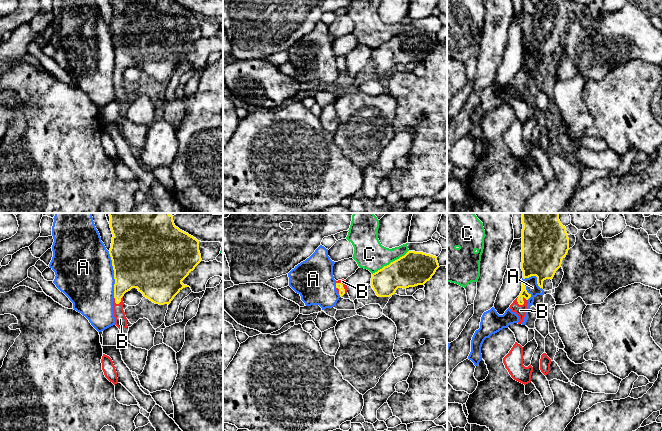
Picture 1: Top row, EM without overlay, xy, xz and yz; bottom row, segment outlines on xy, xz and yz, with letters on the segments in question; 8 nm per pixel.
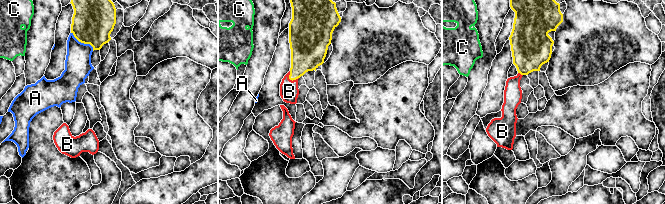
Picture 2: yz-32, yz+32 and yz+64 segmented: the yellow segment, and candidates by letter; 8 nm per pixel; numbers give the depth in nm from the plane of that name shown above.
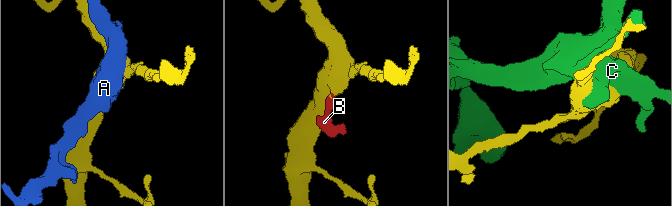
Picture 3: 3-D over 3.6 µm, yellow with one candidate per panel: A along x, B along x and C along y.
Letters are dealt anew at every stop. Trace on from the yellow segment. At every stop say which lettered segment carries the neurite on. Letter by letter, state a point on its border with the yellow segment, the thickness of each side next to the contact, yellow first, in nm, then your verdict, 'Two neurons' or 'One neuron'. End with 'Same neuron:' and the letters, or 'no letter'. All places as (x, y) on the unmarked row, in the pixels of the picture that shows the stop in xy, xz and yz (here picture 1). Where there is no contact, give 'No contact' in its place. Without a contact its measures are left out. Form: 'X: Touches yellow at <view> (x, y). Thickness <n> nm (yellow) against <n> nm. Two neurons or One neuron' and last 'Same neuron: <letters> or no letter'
A: Touches yellow at xy (114, 50). Thickness 480 nm (yellow) against 460 nm. Two neurons
B: Touches yellow at yz (523, 79). Thickness 60 nm (yellow) against 90 nm. One neuron
C: Touches yellow at xz (391, 38). Thickness 280 nm (yellow) against 240 nm. Two neurons
Same neuron: B

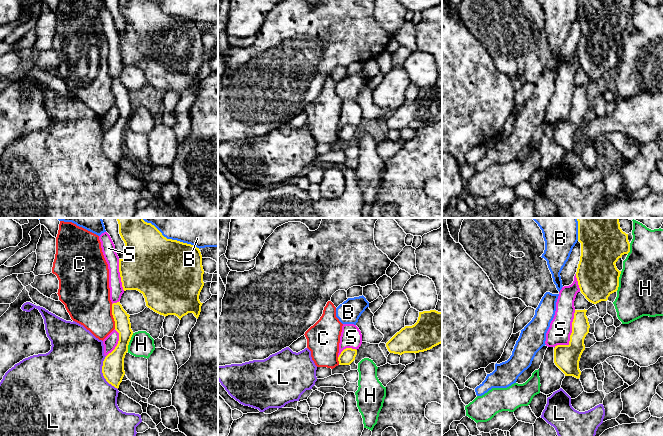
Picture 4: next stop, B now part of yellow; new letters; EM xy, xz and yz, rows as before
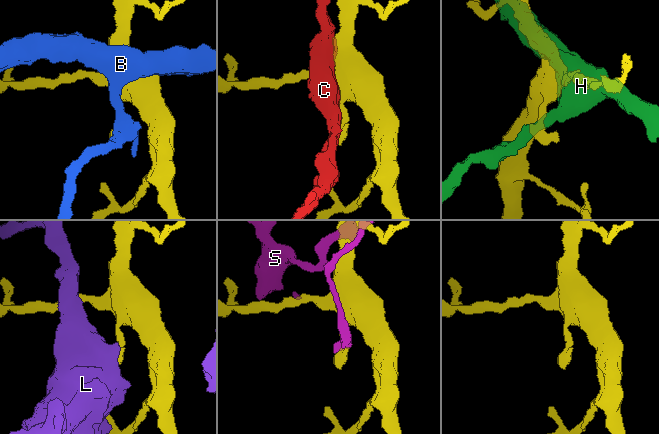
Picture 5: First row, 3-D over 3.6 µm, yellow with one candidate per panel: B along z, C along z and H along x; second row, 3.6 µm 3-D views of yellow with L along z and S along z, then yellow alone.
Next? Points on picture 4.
B: Touches yellow at xy (175, 16). Thickness 500 nm (yellow) against 190 nm. Two neurons
C: Touches yellow at xy (113, 92). Thickness 130 nm (yellow) against 360 nm. Two neurons
H: Touches yellow at yz (618, 57). Thickness 340 nm (yellow) against 360 nm. Two neurons
L: Touches yellow at xy (103, 150). Thickness 180 nm (yellow) against 500 nm. Two neurons
S: Touches yellow at yz (571, 110). Thickness 200 nm (yellow) against 180 nm. Two neurons
Same neuron: no letter

